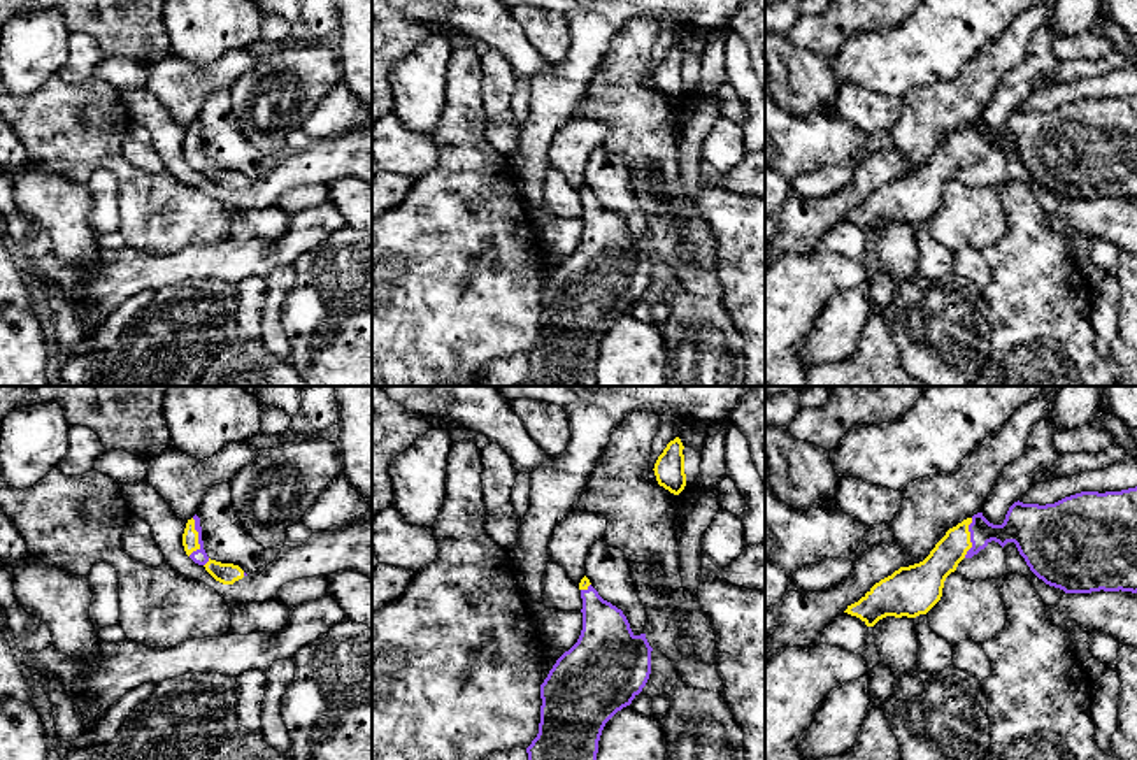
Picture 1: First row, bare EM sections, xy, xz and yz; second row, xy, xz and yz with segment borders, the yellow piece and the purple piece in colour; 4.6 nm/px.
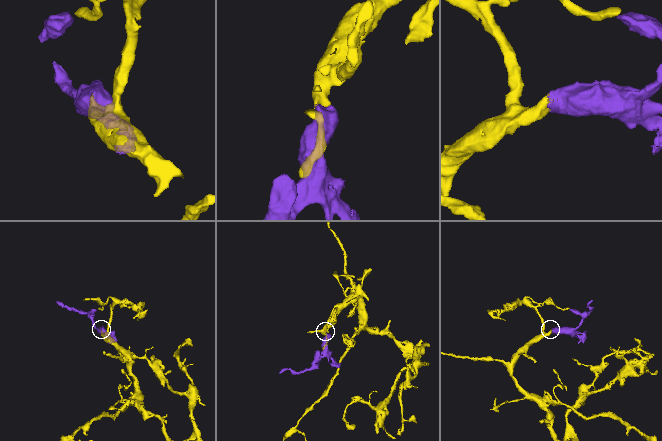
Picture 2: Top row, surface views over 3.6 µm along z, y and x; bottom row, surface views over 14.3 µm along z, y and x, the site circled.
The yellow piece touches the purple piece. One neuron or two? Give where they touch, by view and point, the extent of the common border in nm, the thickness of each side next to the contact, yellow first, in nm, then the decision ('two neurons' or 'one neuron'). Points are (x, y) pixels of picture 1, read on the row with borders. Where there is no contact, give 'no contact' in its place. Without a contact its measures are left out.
contact xy (197, 537); length 180 nm; calibres 80 and 70 nm; one neuron

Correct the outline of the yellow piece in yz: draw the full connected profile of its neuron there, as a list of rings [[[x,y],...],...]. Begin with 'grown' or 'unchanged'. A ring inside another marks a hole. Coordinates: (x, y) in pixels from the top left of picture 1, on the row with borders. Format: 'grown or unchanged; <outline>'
grown; [[[1137,486],[1081,491],[1046,505],[1018,500],[1002,525],[977,513],[949,528],[923,562],[881,579],[844,613],[867,627],[886,616],[926,614],[958,563],[991,541],[1014,542],[1030,570],[1065,593],[1137,593]]]

